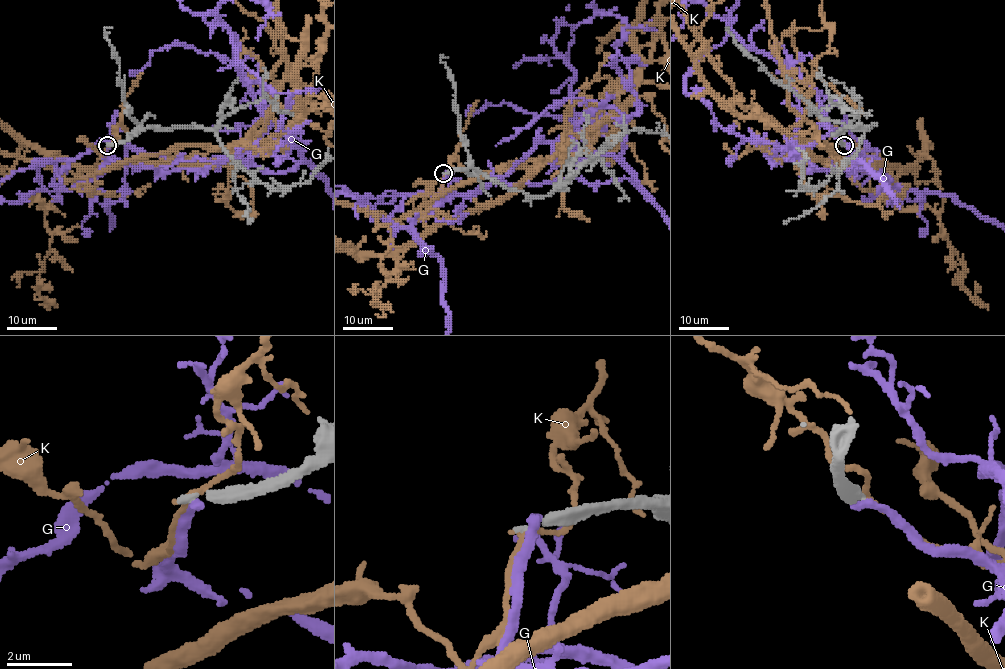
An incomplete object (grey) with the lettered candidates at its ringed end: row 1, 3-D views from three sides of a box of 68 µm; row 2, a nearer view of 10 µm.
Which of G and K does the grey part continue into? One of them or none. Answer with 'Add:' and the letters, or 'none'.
Add: none

